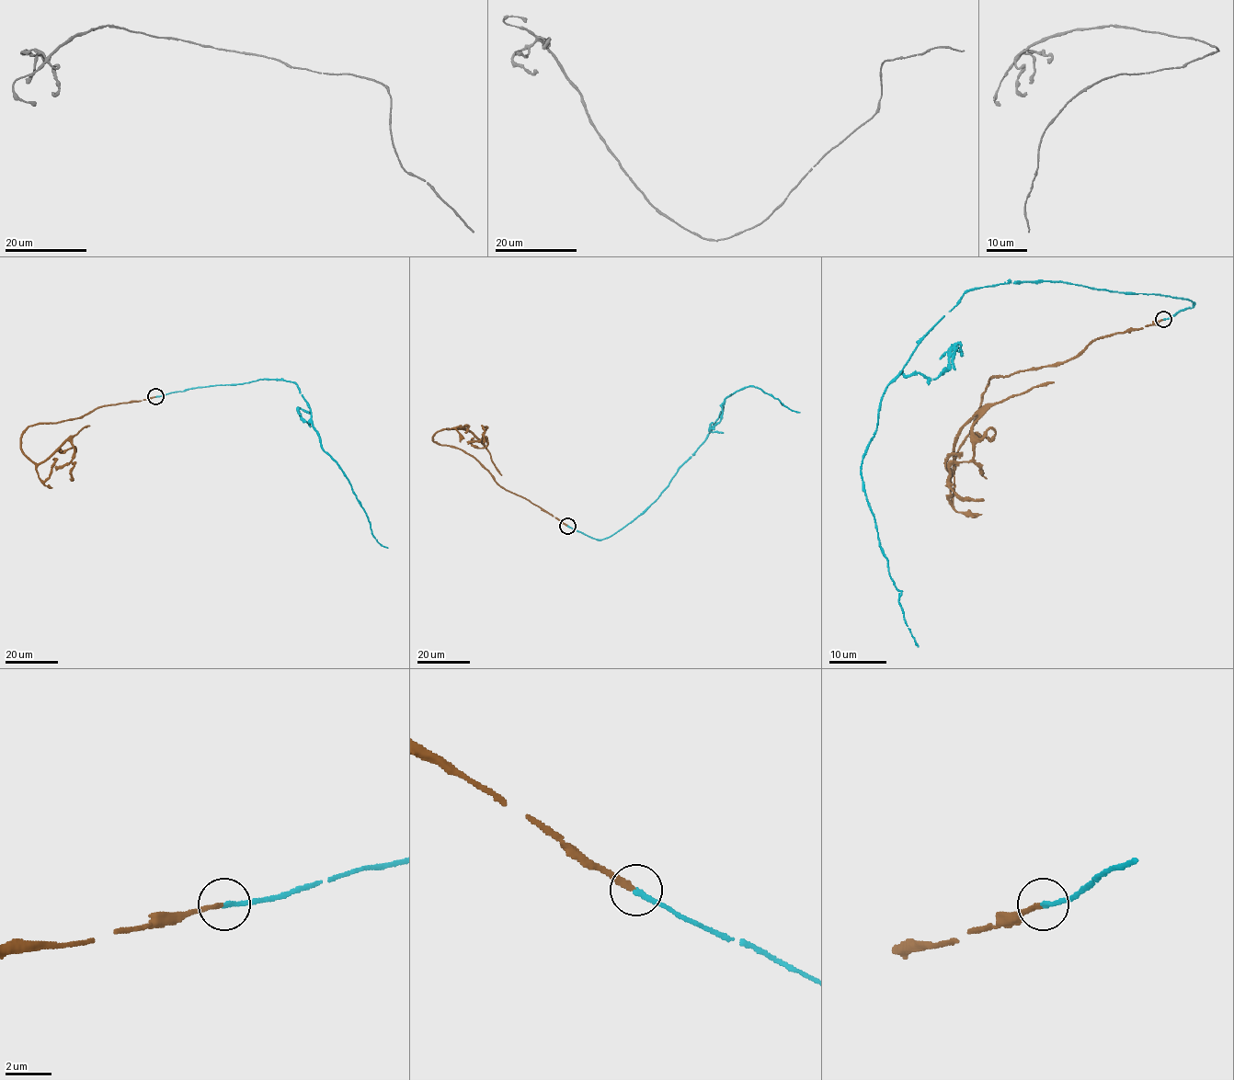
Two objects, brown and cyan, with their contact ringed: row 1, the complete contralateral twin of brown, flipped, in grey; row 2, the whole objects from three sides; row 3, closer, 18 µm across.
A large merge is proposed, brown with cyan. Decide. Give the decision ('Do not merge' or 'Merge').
Merge

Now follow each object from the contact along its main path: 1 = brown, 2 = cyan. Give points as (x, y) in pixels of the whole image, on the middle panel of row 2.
1: (567, 526), (503, 488), (472, 456), (432, 437), (467, 429), (481, 439), (485, 426), (483, 442)
2: (567, 526), (603, 540), (640, 515), (705, 439), (722, 413), (723, 402), (733, 392), (757, 386), (799, 412)

